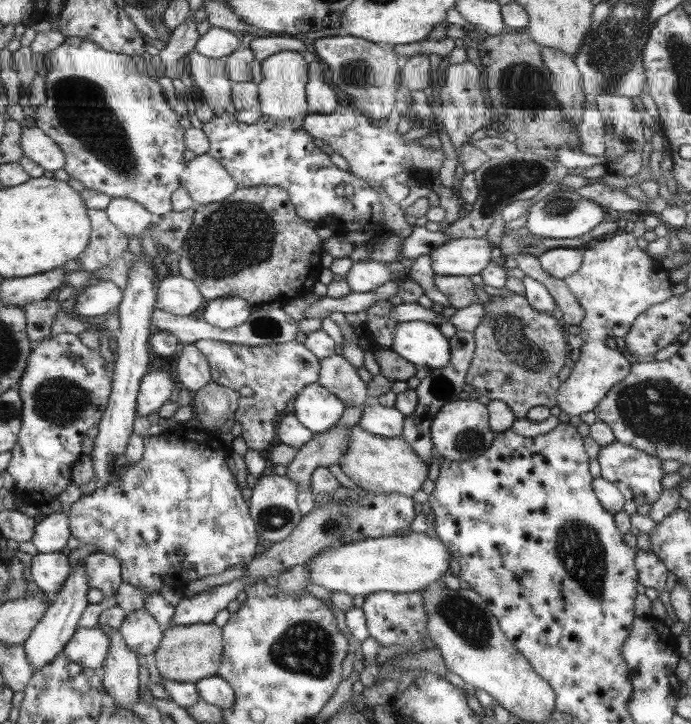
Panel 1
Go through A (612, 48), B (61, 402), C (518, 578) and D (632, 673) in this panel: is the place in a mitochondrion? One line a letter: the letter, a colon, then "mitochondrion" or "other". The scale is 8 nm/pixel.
A: mitochondrion
B: mitochondrion
C: other
D: other

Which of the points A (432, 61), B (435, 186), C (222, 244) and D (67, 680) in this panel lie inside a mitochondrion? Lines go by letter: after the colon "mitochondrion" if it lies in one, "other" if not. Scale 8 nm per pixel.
A: other
B: other
C: mitochondrion
D: other

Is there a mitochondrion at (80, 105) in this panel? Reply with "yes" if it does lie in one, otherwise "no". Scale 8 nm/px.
yes

